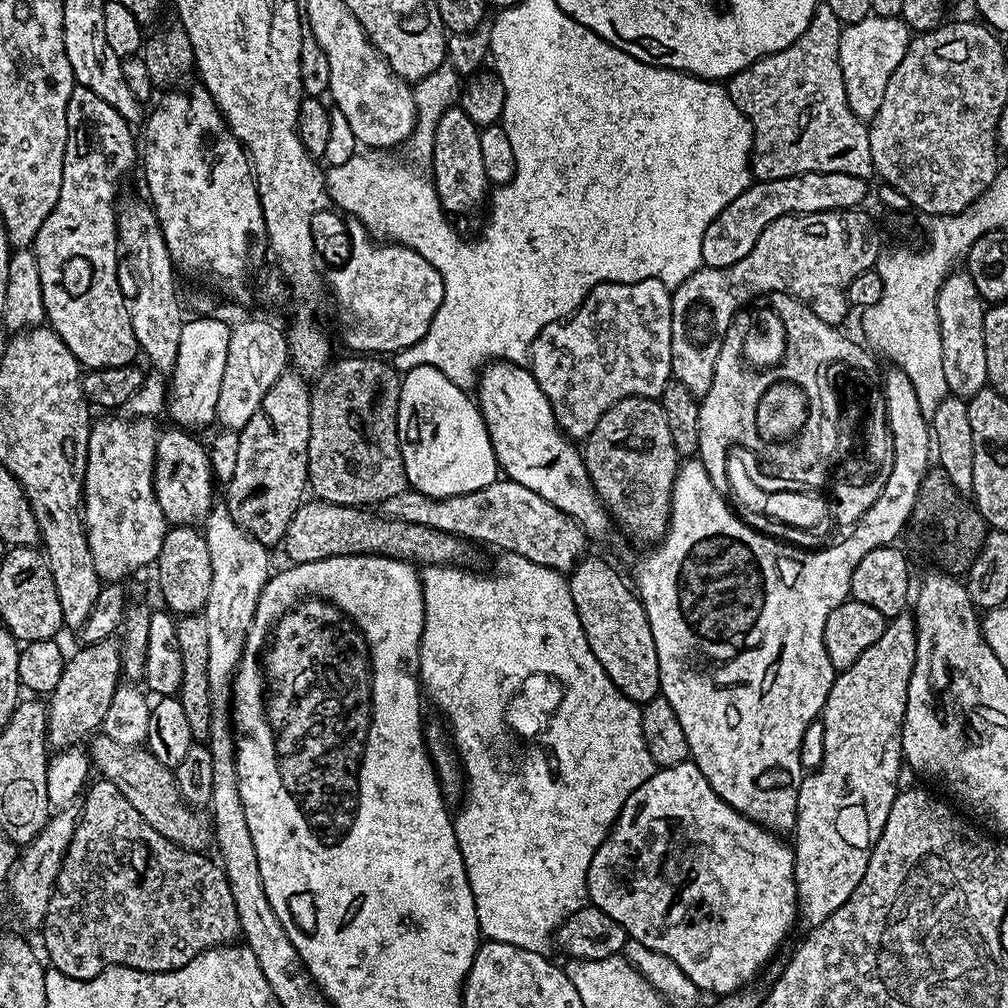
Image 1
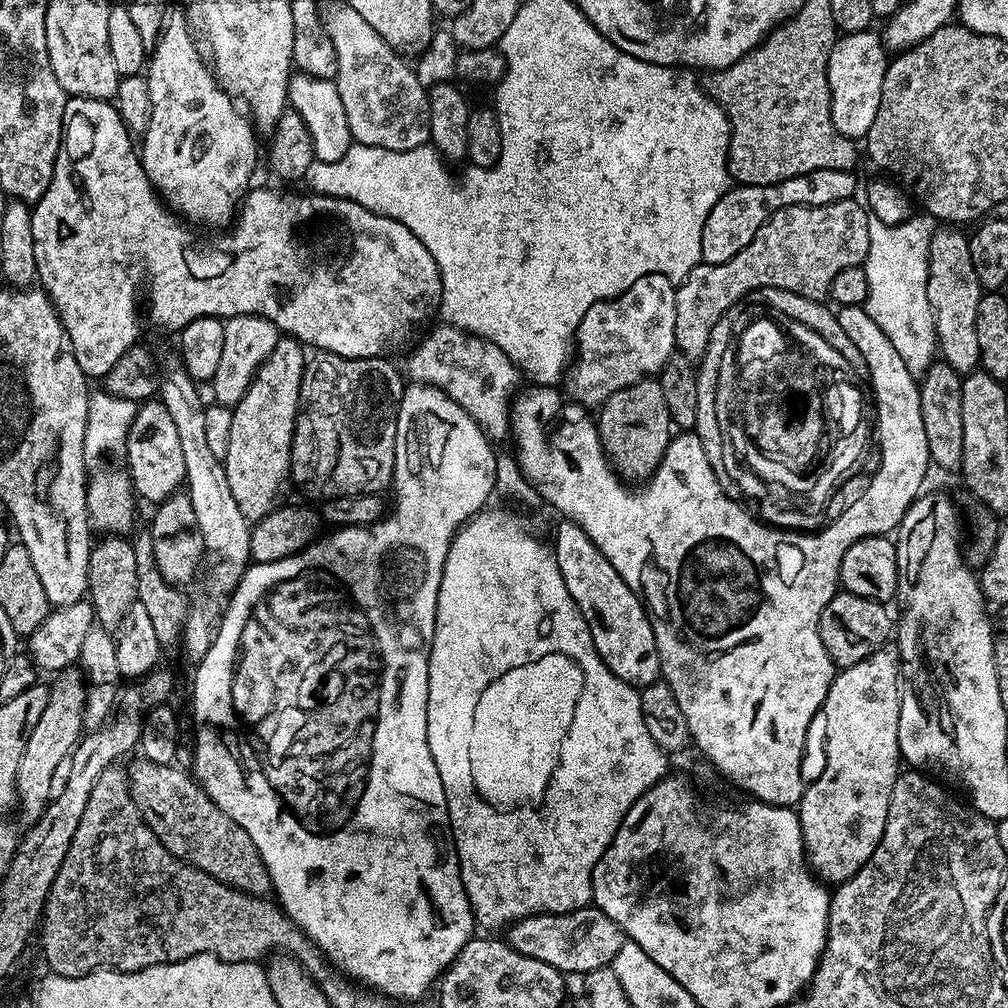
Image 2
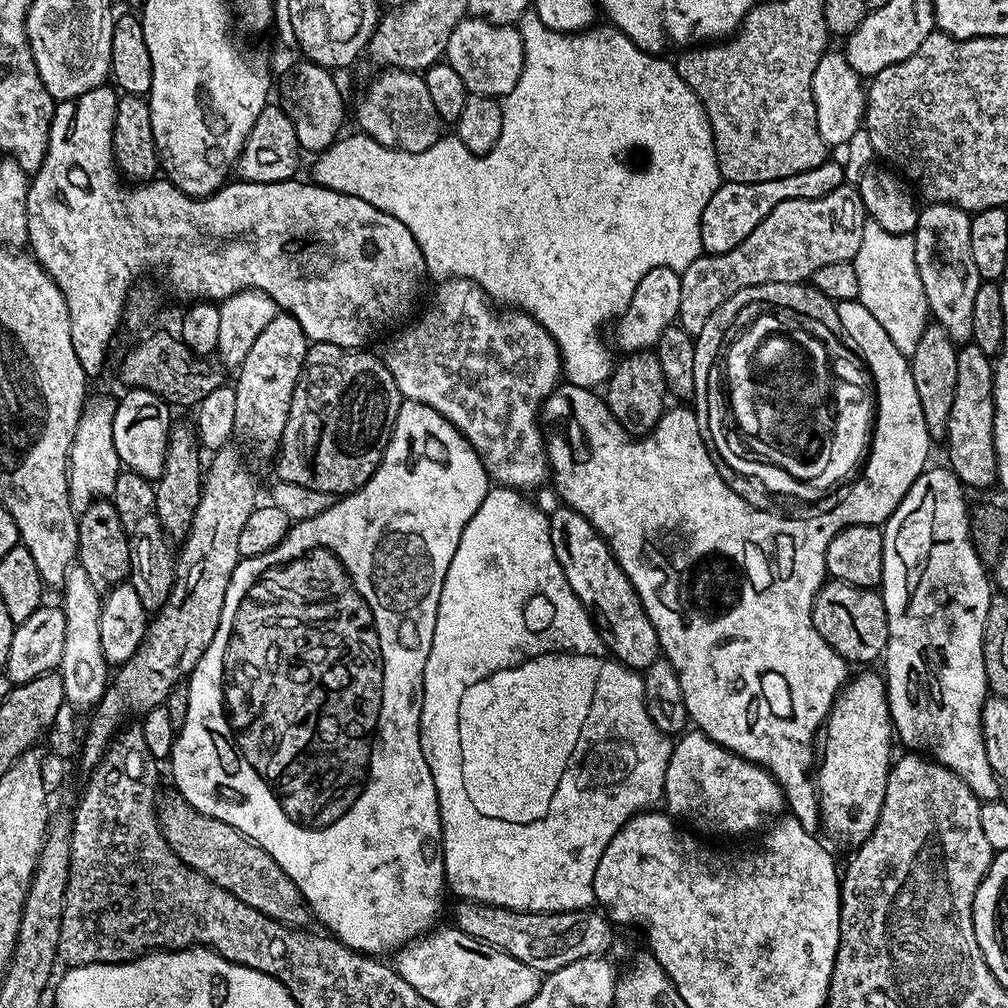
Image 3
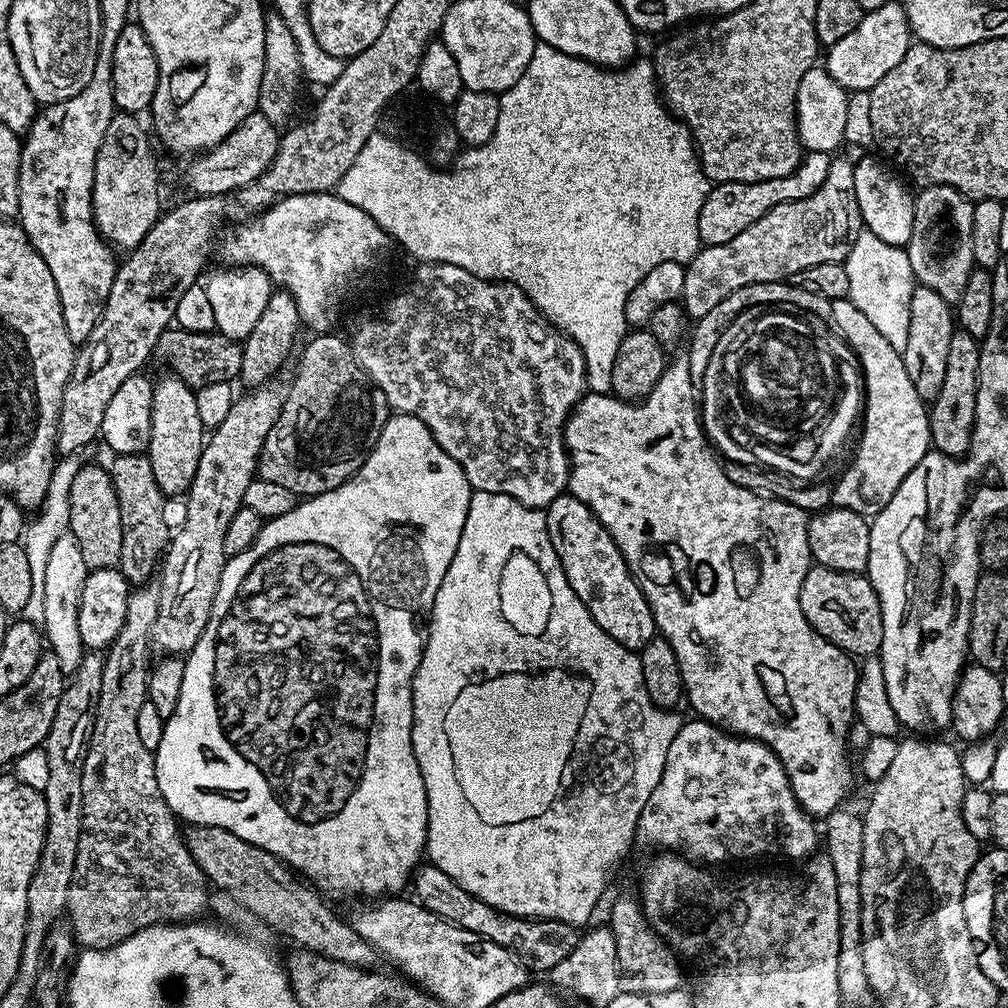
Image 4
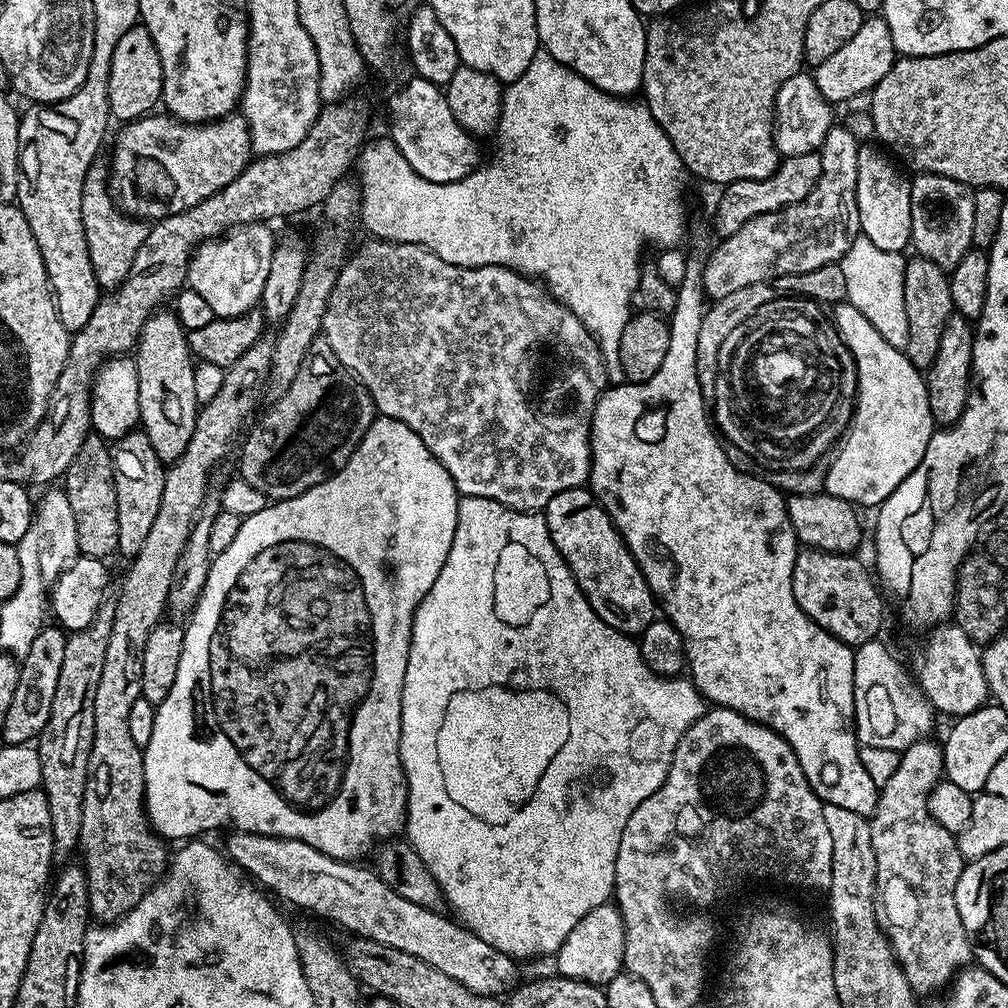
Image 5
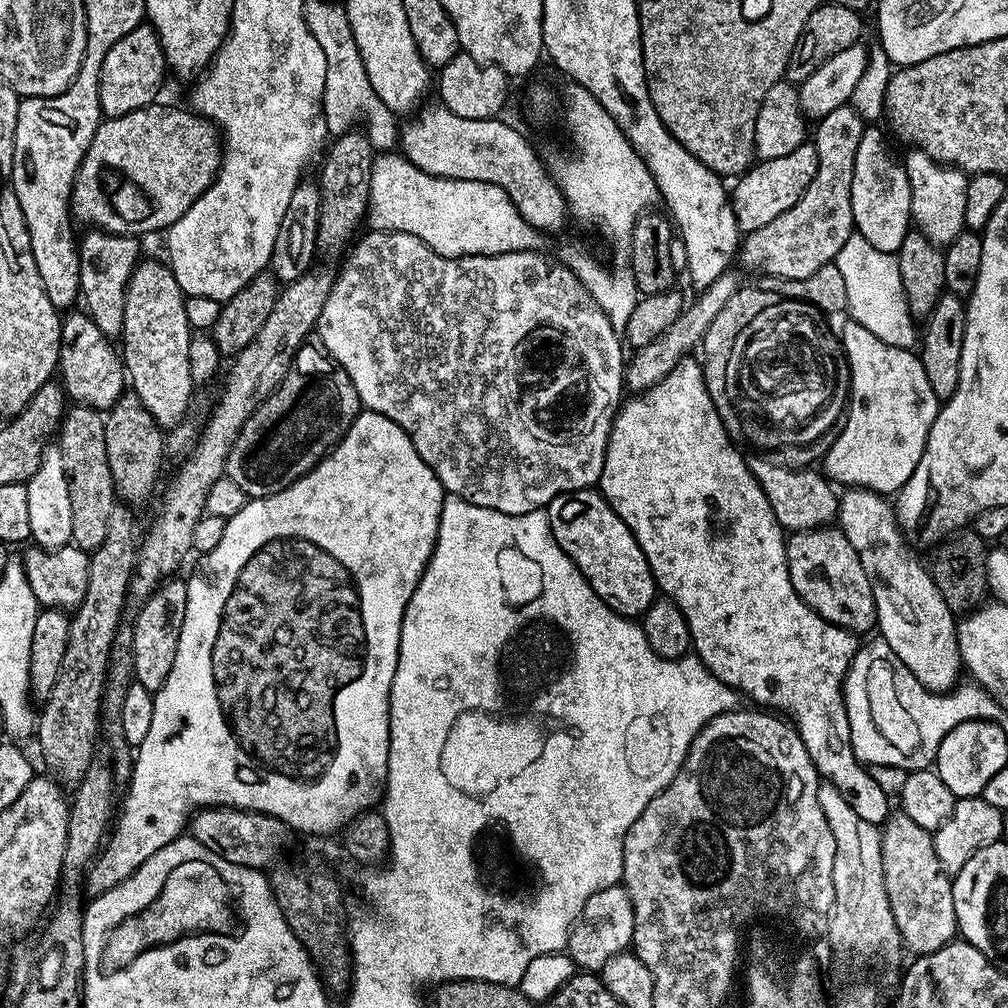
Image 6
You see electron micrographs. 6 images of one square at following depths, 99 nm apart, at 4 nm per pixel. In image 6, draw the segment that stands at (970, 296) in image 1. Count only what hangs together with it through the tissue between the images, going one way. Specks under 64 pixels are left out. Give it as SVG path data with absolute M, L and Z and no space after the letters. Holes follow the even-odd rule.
M919 150L909 151L908 157L903 157L902 163L906 170L906 178L912 187L910 194L910 210L915 231L921 234L943 250L948 247L958 234L966 231L966 186L968 176L958 168L941 164L939 160L930 158Z

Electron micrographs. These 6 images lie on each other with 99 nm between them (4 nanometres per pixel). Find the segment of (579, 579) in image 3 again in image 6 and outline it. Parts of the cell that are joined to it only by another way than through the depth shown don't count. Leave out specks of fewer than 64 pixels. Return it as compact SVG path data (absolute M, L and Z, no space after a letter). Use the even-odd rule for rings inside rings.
M595 487L579 488L555 496L546 506L546 511L558 546L562 546L565 554L578 566L586 582L590 582L594 594L598 594L598 598L602 598L602 602L606 602L606 606L610 606L610 610L614 610L619 616L643 617L645 610L658 598L656 579L652 577L646 554L642 554L642 546L638 546L626 522L622 522L622 518L618 518L616 511L608 505L608 499Z

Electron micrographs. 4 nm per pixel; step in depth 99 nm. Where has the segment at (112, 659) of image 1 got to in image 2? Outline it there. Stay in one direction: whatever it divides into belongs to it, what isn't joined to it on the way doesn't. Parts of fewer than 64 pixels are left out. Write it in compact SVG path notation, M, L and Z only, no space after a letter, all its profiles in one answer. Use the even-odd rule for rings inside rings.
M79 667L65 668L51 681L48 689L46 710L42 710L42 718L38 718L38 726L34 726L34 734L30 734L30 742L26 742L26 754L18 762L18 778L16 779L16 799L18 813L31 826L44 812L53 794L50 781L54 778L54 770L58 770L58 762L69 759L85 731L84 693L86 680Z

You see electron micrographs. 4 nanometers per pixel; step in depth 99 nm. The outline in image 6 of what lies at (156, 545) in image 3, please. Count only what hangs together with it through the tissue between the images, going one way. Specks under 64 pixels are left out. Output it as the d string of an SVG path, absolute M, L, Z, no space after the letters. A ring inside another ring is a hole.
M131 388L125 389L118 402L107 411L104 421L107 461L115 480L117 497L127 505L142 504L150 496L166 454L166 438L156 419L143 406Z

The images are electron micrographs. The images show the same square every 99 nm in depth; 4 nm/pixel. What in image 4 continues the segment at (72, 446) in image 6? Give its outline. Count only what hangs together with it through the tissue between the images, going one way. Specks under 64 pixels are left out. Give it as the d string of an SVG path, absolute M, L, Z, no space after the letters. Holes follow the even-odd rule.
M85 463L70 486L70 518L67 531L78 538L78 547L89 570L115 568L119 565L122 551L122 523L114 482L107 467Z

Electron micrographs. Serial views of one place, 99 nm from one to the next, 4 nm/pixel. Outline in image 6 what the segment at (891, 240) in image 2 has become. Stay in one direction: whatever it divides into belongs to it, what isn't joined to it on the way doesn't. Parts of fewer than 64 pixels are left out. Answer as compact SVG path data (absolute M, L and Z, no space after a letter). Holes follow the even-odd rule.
M853 234L846 246L842 246L834 263L838 270L842 270L842 279L846 281L847 309L850 311L851 319L866 326L866 330L870 330L874 338L882 338L882 342L890 346L915 349L918 344L918 324L908 314L906 293L900 290L900 275L895 255L878 250L870 246L866 238Z

